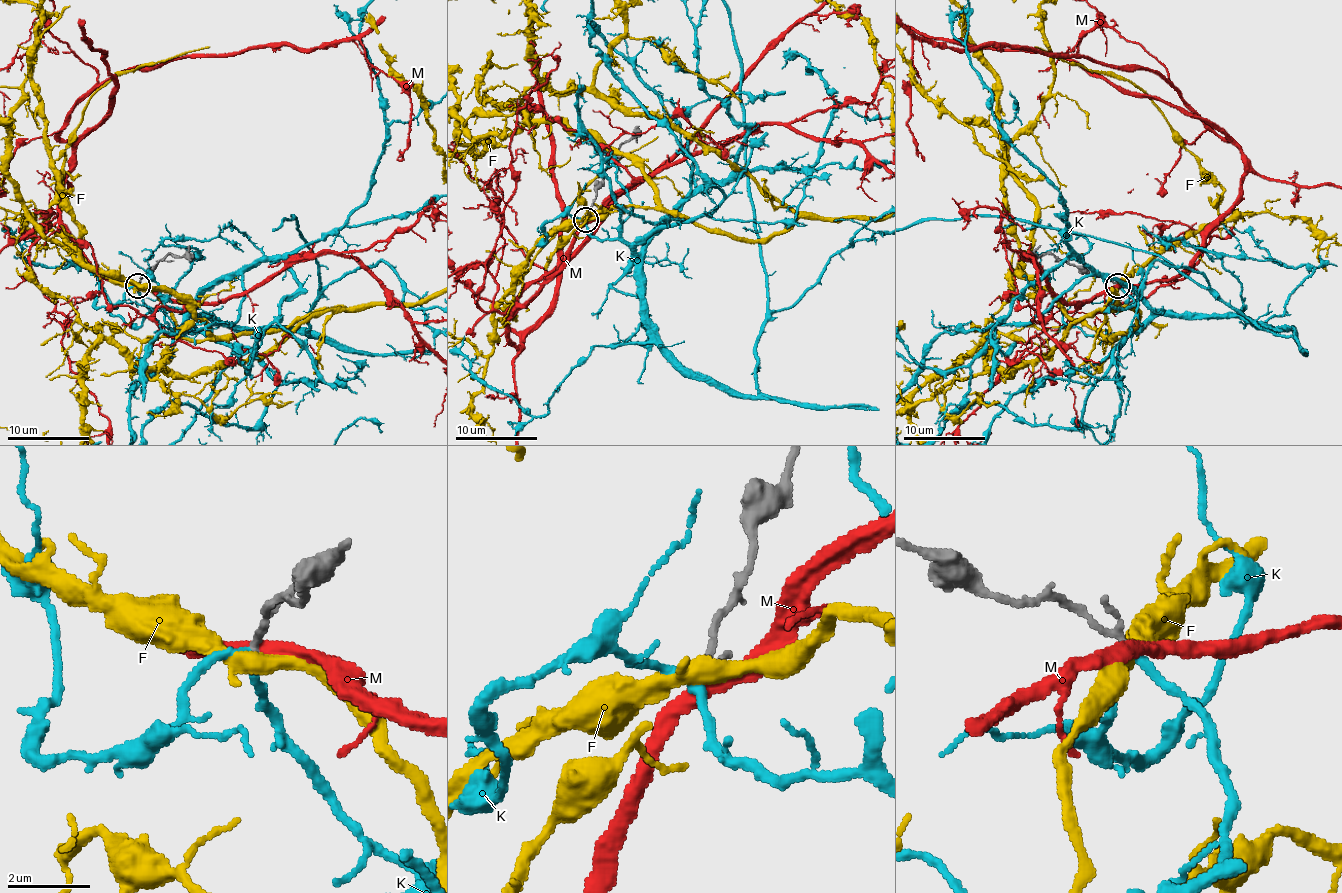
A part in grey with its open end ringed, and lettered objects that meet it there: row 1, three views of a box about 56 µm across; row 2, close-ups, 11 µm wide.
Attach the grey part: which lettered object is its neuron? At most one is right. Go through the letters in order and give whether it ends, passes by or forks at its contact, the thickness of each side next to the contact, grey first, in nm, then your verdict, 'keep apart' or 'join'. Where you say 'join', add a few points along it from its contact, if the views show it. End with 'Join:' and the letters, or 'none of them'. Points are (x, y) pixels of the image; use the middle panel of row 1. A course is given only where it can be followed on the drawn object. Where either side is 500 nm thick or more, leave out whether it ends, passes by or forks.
F: it passes by | 120/440 nm | keep apart
K: it passes by | 130/200 nm | join | via (585, 219), (638, 262), (644, 326), (688, 369), (758, 394), (768, 277), (731, 15)
M: it passes by | 130/360 nm | keep apart
Join: K

